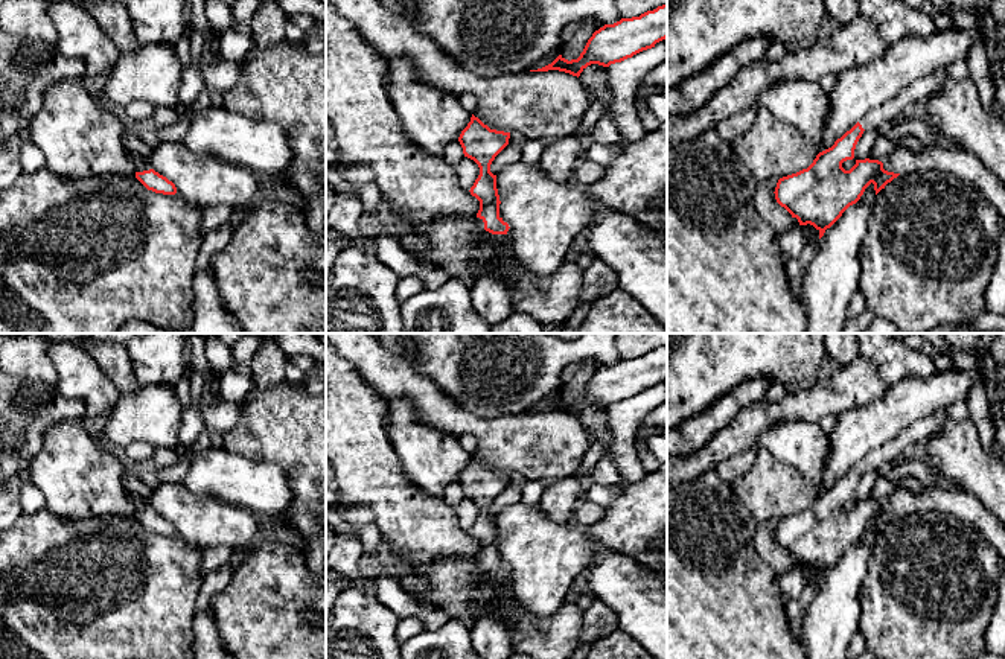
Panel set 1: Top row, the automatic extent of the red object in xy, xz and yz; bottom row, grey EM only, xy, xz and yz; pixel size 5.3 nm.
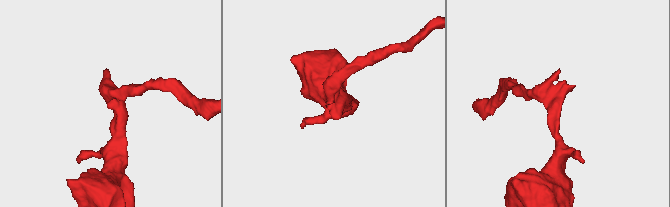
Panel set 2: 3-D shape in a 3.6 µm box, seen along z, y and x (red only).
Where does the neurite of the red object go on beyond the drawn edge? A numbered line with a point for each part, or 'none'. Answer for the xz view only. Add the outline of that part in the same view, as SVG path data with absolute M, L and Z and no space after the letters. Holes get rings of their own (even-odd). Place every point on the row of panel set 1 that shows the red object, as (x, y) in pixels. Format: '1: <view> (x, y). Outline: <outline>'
1: xz (497, 239). Outline: M477 218L477 219L478 219L478 224L481 227L481 233L484 234L484 237L489 239L490 242L493 242L495 245L499 245L504 234L492 234L492 233L486 231L483 219L480 219L480 218Z

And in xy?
1: xy (142, 163). Outline: M134 155L136 161L137 161L137 172L143 172L143 170L149 170L152 169L151 163L140 157L140 155Z

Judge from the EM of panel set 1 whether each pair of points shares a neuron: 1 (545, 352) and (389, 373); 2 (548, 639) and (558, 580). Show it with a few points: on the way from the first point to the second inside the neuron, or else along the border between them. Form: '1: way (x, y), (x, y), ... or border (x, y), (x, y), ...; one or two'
1: border (408, 358), (421, 373), (428, 376), (443, 391); two
2: border (564, 601), (547, 617), (527, 614), (520, 604); two

